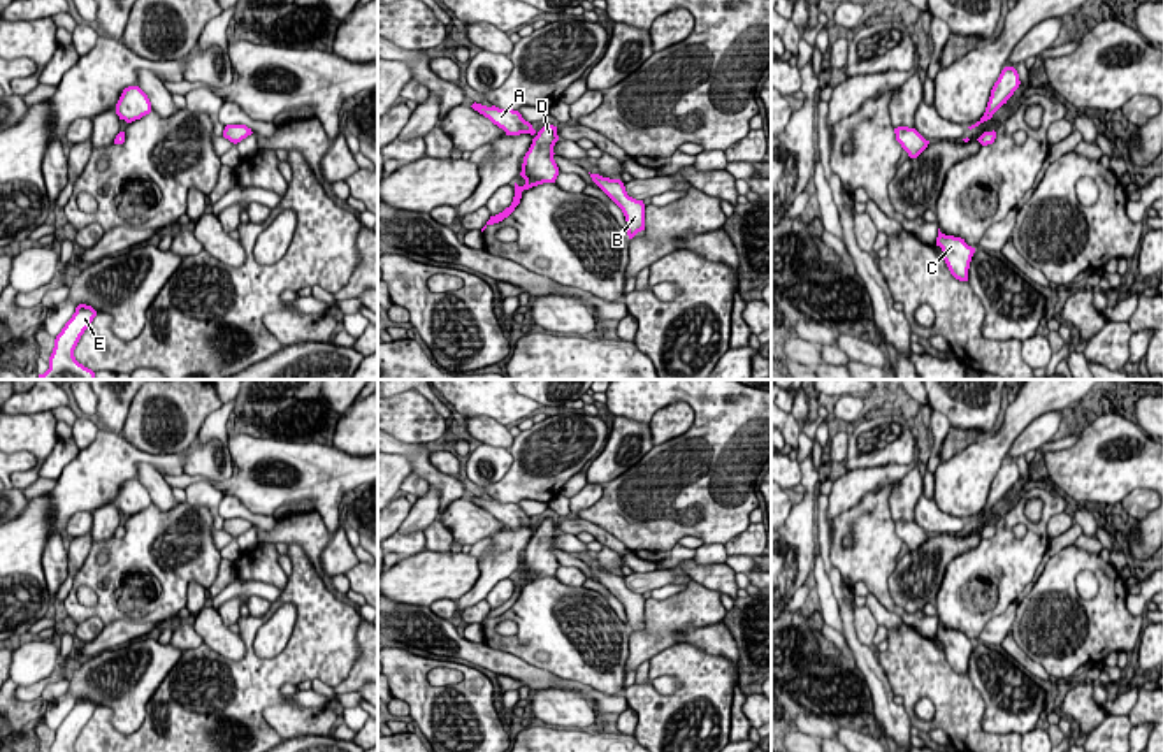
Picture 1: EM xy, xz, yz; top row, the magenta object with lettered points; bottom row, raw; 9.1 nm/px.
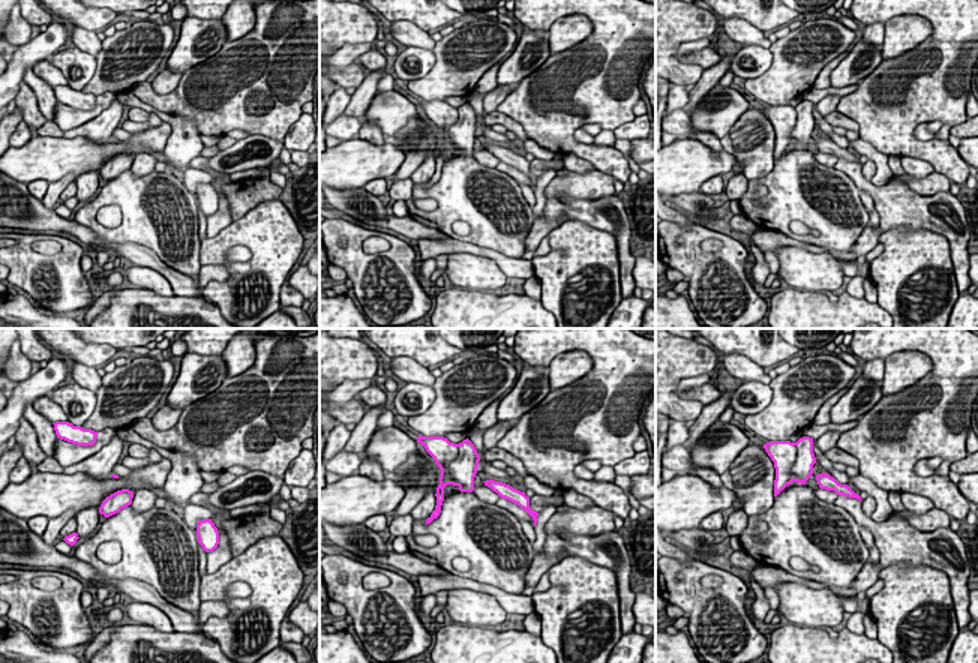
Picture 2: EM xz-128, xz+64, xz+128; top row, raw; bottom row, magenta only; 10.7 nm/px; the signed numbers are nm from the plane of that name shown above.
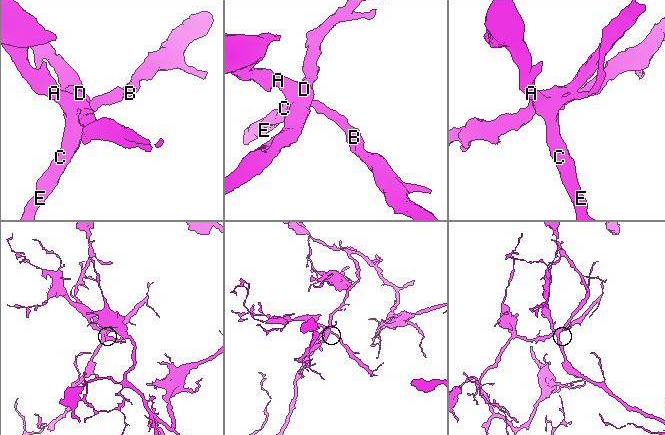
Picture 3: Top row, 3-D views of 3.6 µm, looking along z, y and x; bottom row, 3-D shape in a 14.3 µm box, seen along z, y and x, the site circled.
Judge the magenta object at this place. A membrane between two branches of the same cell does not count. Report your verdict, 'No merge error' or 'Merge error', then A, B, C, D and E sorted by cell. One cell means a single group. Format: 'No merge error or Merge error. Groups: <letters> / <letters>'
Merge error. Groups: A B C E / D

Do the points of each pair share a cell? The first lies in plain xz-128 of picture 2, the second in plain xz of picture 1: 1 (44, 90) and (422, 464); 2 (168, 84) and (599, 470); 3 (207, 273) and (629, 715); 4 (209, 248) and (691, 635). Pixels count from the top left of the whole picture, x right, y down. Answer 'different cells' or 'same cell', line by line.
1: same cell
2: different cells
3: same cell
4: different cells

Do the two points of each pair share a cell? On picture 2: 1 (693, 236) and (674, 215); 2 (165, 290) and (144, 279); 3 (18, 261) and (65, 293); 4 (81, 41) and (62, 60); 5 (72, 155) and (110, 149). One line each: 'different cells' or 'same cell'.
1: different cells
2: same cell
3: same cell
4: different cells
5: same cell

